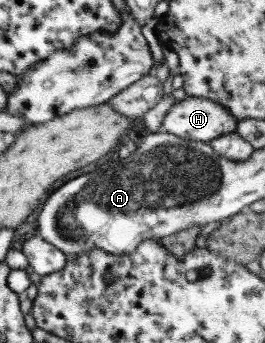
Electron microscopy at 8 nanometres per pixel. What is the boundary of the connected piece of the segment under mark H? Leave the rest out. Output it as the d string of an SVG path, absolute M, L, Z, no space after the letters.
M186 97L176 100L161 121L160 131L195 142L209 142L219 135L234 132L237 119L225 107L206 98Z

